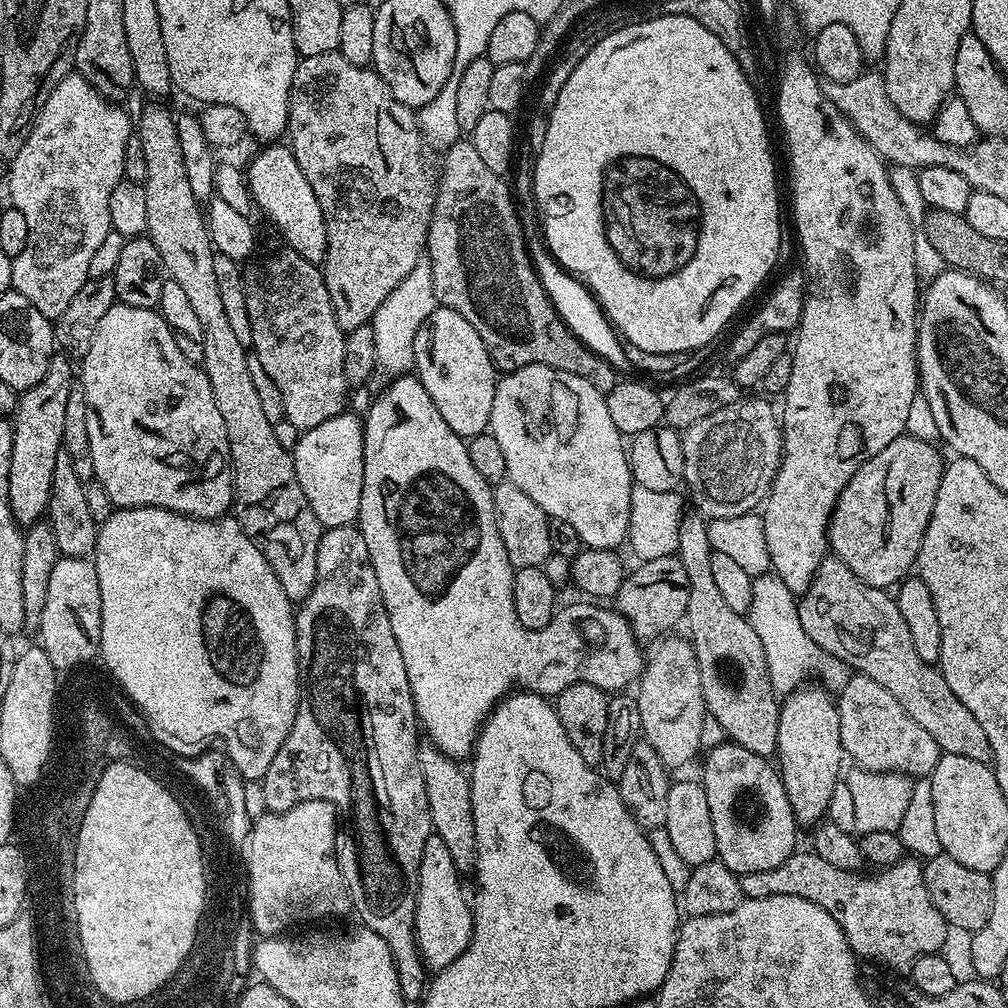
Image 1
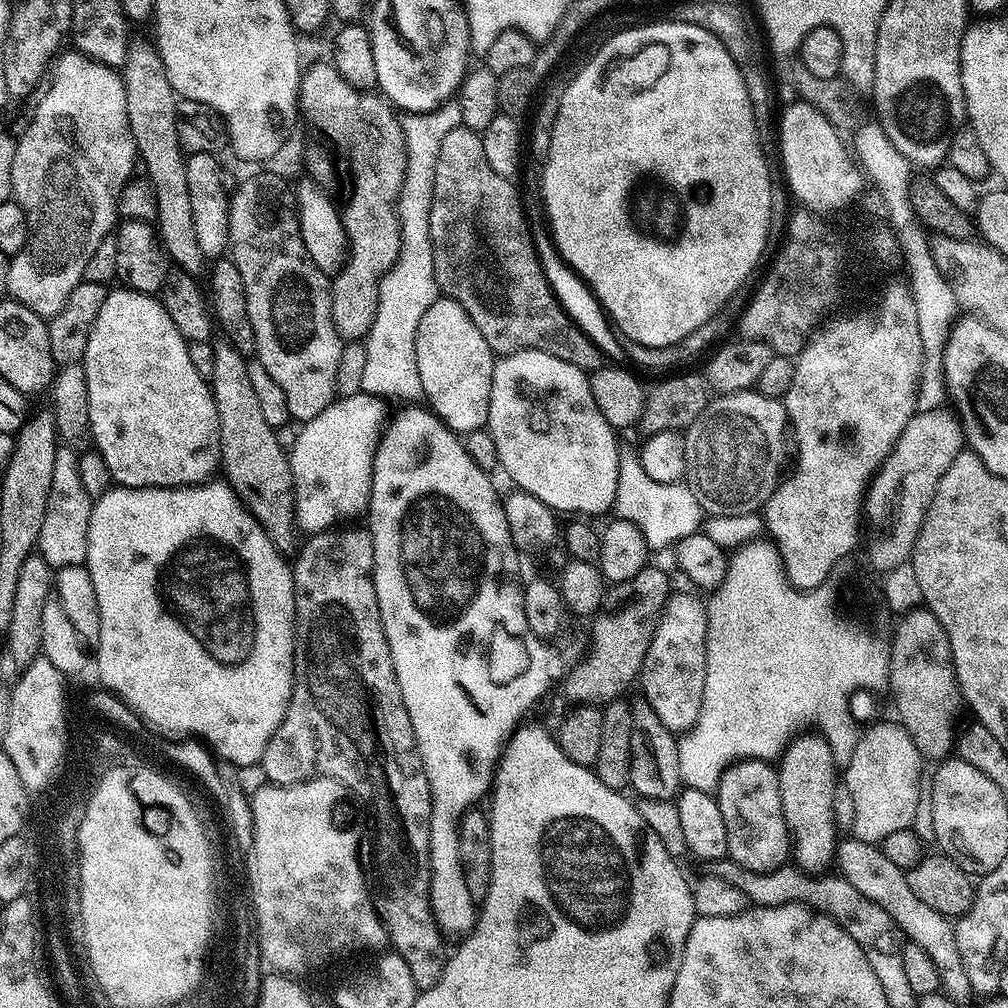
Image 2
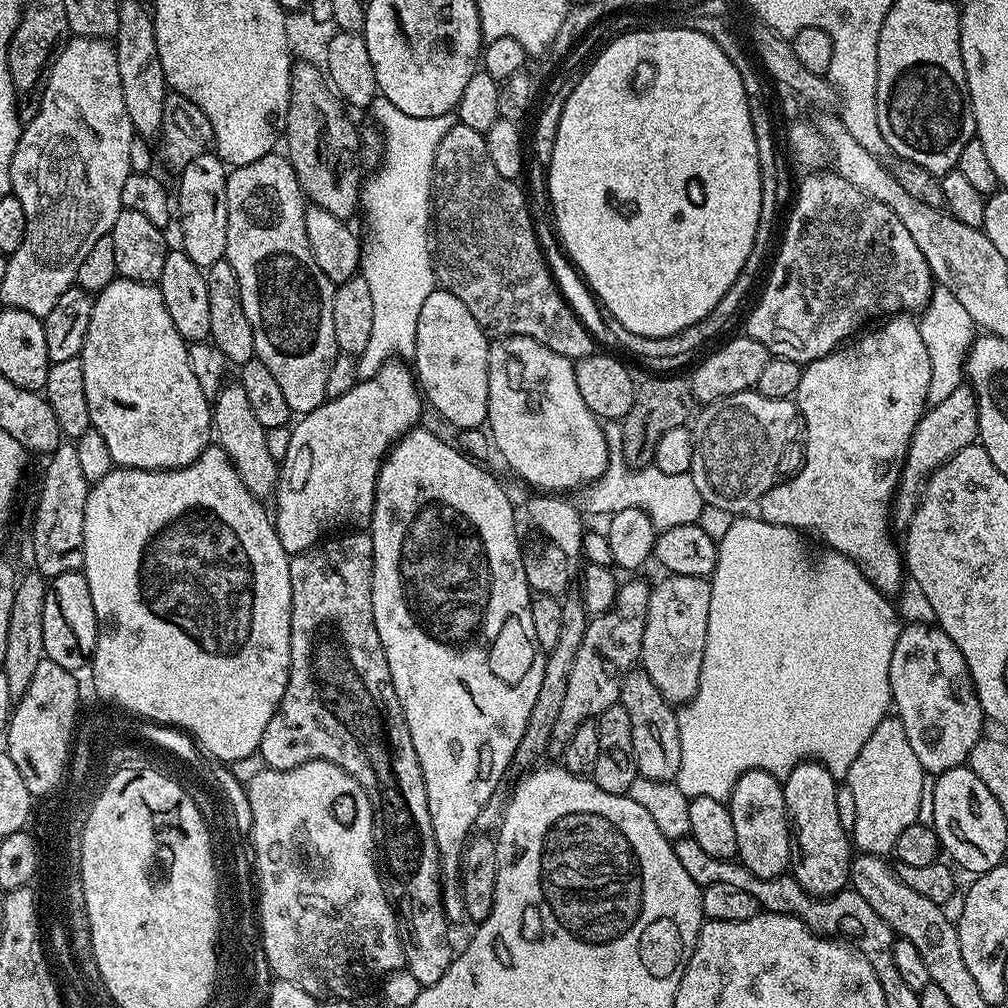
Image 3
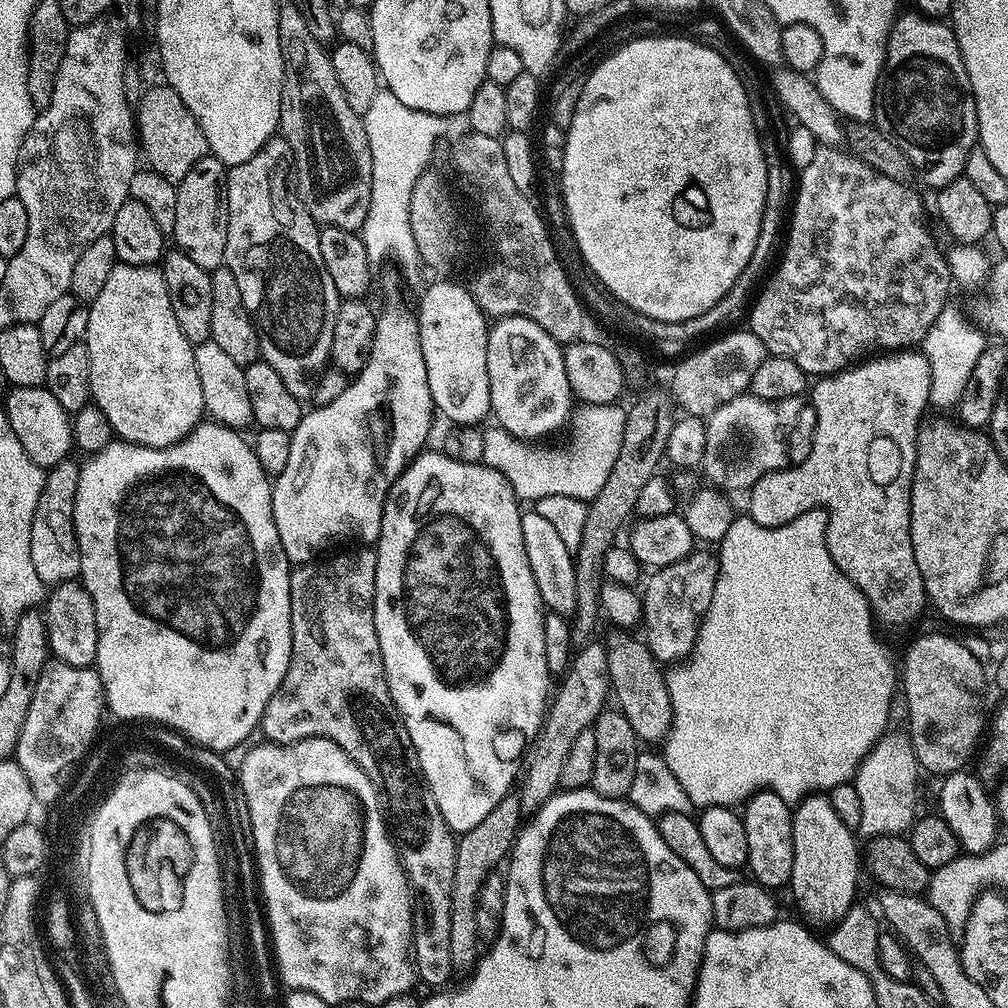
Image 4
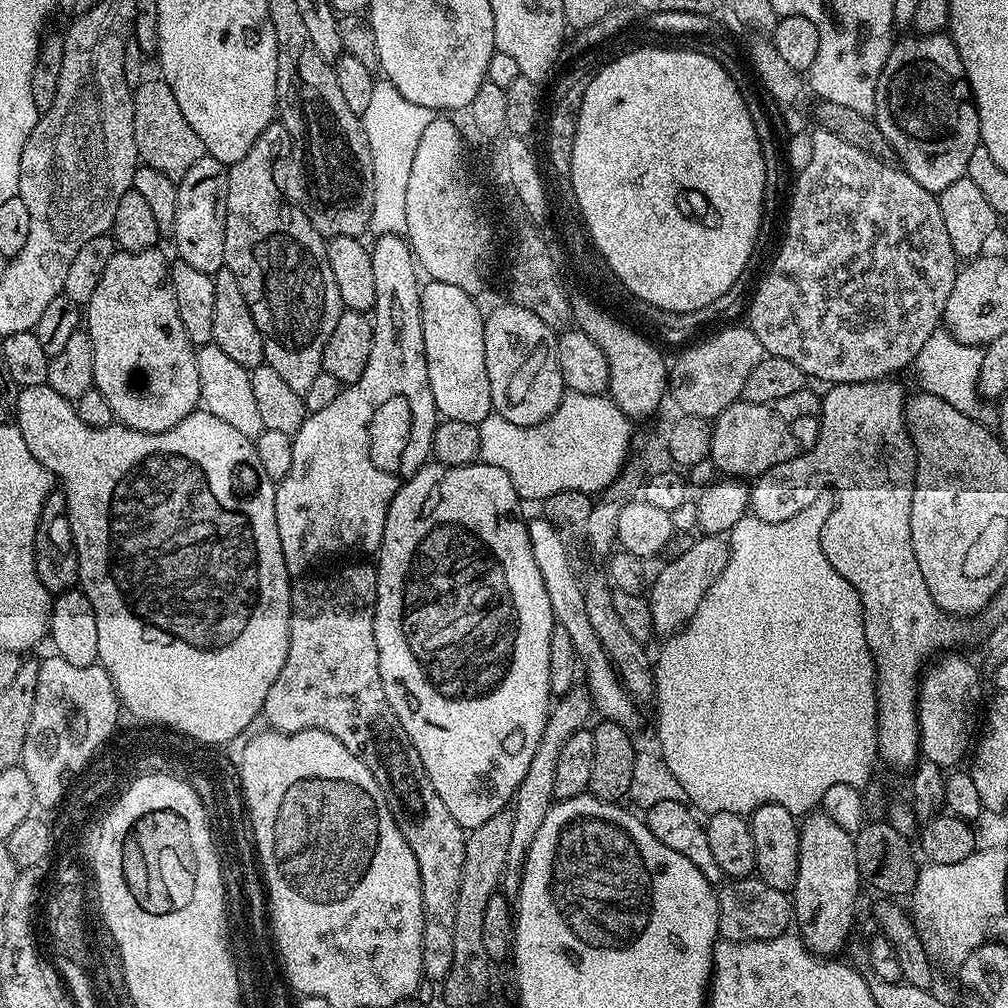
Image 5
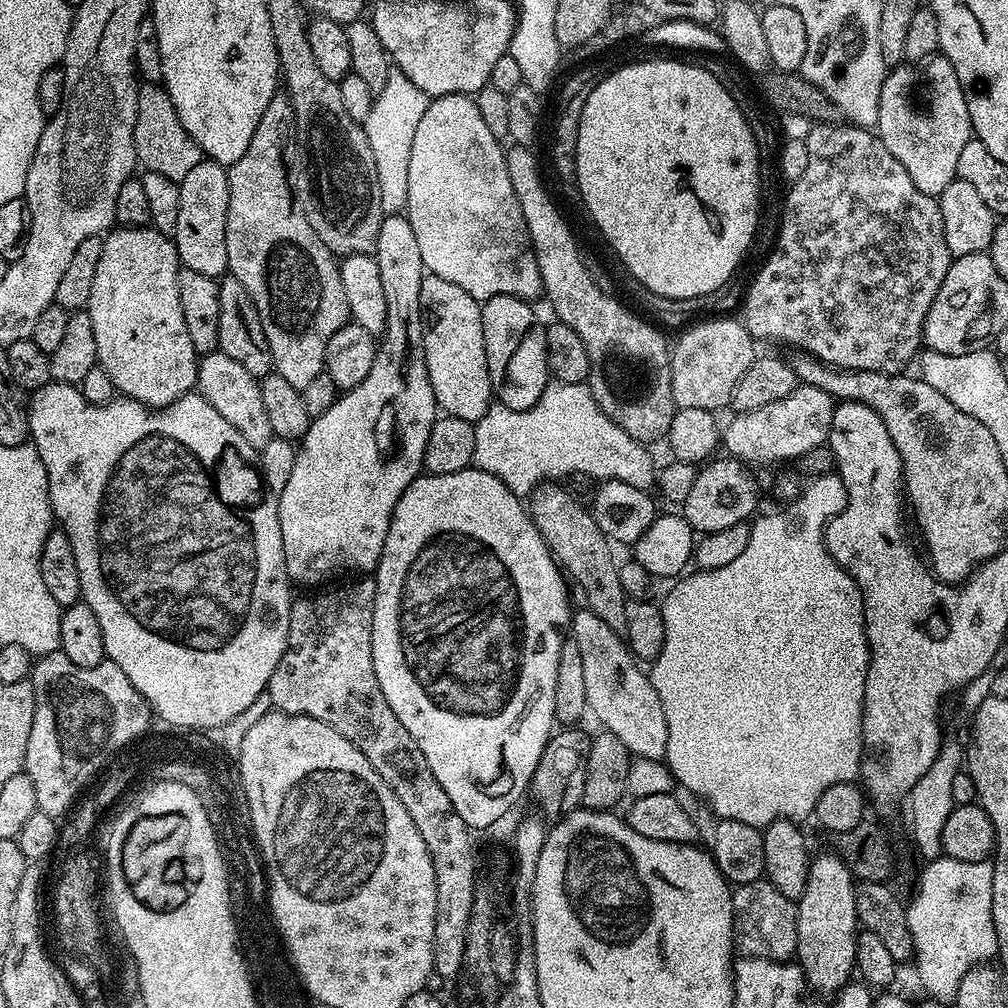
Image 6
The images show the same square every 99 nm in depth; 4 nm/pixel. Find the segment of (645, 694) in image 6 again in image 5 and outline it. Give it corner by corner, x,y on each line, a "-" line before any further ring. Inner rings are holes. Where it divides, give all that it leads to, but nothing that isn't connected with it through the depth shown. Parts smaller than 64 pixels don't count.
538,516
533,521
531,519
527,525
534,560
538,564
538,570
542,572
542,580
549,595
552,617
557,625
566,630
570,634
570,638
573,639
576,654
580,658
584,675
586,674
586,681
584,682
591,694
593,709
603,719
614,721
615,724
620,724
626,729
633,729
633,725
640,718
639,705
625,690
625,686
621,683
605,648
601,646
598,636
594,633
586,609
584,588
572,566
570,554
559,533
561,532
559,527
544,516

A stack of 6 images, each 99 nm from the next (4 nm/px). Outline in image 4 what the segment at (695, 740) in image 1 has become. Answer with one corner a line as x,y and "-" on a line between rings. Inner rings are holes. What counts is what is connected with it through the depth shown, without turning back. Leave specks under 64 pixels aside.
694,550
691,555
670,566
655,569
649,576
652,577
649,578
648,585
646,580
642,588
642,636
654,658
661,665
672,666
692,655
692,647
696,645
700,633
700,624
714,597
715,580
719,576
719,559
713,553
711,556
708,552

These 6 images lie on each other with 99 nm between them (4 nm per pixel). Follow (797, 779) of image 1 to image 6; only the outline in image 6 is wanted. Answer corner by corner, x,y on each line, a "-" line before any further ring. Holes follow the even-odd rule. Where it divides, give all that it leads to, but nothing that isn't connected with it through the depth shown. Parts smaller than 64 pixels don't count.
828,852
811,857
806,890
802,890
802,898
796,906
798,946
795,959
804,970
809,989
821,997
828,995
831,997
853,979
858,931
854,906
856,897
854,877
840,856

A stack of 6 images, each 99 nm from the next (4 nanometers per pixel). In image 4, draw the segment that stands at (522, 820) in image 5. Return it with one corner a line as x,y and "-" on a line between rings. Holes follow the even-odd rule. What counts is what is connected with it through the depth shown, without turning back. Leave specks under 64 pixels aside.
593,642
579,649
572,656
567,671
563,673
564,681
560,689
555,689
550,703
546,708
546,715
542,721
539,736
531,745
526,756
526,771
522,776
524,786
518,790
520,807
525,813
531,814
555,796
560,788
562,765
570,755
570,746
582,734
582,730
592,727
592,723
605,711
610,700
610,685
608,683
608,649
602,643

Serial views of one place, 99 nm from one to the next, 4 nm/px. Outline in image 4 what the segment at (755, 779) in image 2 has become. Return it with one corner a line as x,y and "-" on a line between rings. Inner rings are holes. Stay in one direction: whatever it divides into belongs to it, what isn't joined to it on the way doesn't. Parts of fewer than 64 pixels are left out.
761,790
749,796
742,808
744,825
746,826
746,850
748,851
747,871
752,871
751,879
763,888
777,890
789,883
794,870
794,834
792,833
793,809
778,794

